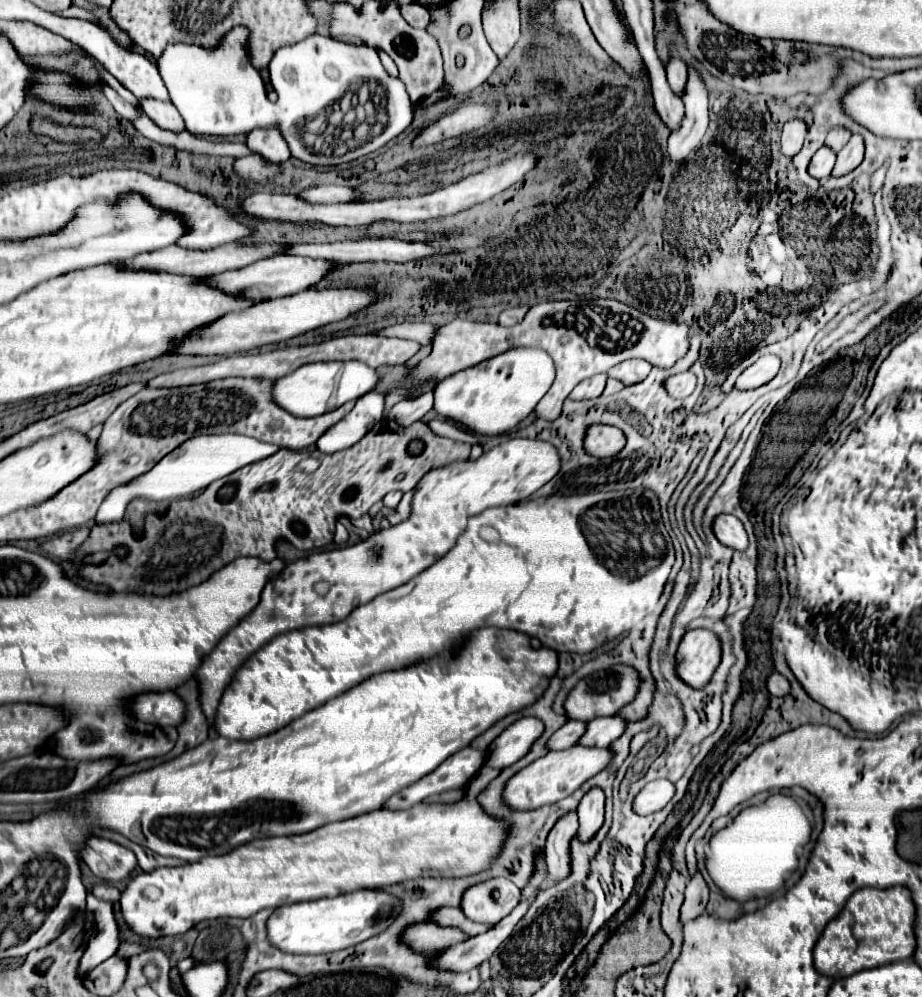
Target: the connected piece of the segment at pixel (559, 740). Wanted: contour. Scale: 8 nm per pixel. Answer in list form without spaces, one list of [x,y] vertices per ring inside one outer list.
[[[567,721],[547,743],[549,749],[567,749],[583,737],[583,729],[587,729],[587,721]]]

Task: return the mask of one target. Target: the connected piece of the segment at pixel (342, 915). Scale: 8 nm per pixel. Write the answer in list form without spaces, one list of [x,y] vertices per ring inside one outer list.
[[[359,889],[337,897],[283,905],[269,917],[267,933],[269,941],[285,953],[333,953],[383,933],[401,911],[403,903],[395,895],[381,889]]]

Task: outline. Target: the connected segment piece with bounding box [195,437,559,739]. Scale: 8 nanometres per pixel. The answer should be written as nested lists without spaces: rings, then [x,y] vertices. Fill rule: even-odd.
[[[521,437],[503,441],[475,461],[455,461],[453,465],[441,465],[439,469],[429,471],[415,487],[411,515],[405,521],[389,529],[381,529],[353,547],[315,551],[305,559],[289,563],[279,575],[269,579],[263,589],[261,603],[219,641],[195,673],[195,679],[201,685],[201,705],[209,723],[209,739],[219,737],[215,717],[223,689],[231,685],[235,671],[251,655],[263,649],[263,645],[273,641],[277,635],[295,629],[343,621],[359,605],[369,603],[381,593],[397,589],[445,557],[457,537],[465,531],[471,515],[477,515],[487,507],[519,503],[531,497],[557,473],[559,453],[555,445]],[[319,585],[325,585],[327,591],[321,591]]]

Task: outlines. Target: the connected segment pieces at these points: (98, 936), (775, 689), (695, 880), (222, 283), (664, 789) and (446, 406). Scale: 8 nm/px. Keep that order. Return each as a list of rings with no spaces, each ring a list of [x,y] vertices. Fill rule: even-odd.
[[[89,892],[86,898],[86,910],[87,919],[95,923],[93,927],[95,931],[81,959],[81,975],[87,975],[91,969],[95,969],[95,965],[117,955],[117,949],[121,945],[119,925],[113,913],[113,905],[109,901],[97,899]]]
[[[773,673],[773,675],[767,679],[767,687],[769,687],[769,693],[775,695],[775,697],[785,697],[785,695],[791,693],[789,679],[783,677],[781,673]]]
[[[697,871],[691,877],[687,891],[685,891],[685,901],[683,901],[683,907],[681,907],[681,921],[685,923],[689,919],[699,917],[705,911],[707,903],[709,903],[709,885],[703,879],[703,875]]]
[[[277,255],[271,259],[257,261],[253,265],[247,265],[237,271],[225,271],[219,275],[209,275],[209,283],[217,285],[219,289],[227,293],[241,293],[247,299],[277,299],[277,297],[287,297],[295,295],[301,291],[307,291],[321,283],[333,269],[337,269],[337,261],[329,259],[311,259],[311,257],[299,257],[299,255]]]
[[[657,779],[647,783],[641,793],[633,801],[633,809],[639,815],[649,815],[655,811],[661,811],[675,795],[675,783],[669,779]]]
[[[517,347],[441,379],[433,389],[435,407],[439,415],[461,423],[471,433],[503,435],[535,409],[535,405],[553,385],[553,379],[555,365],[547,351]]]

